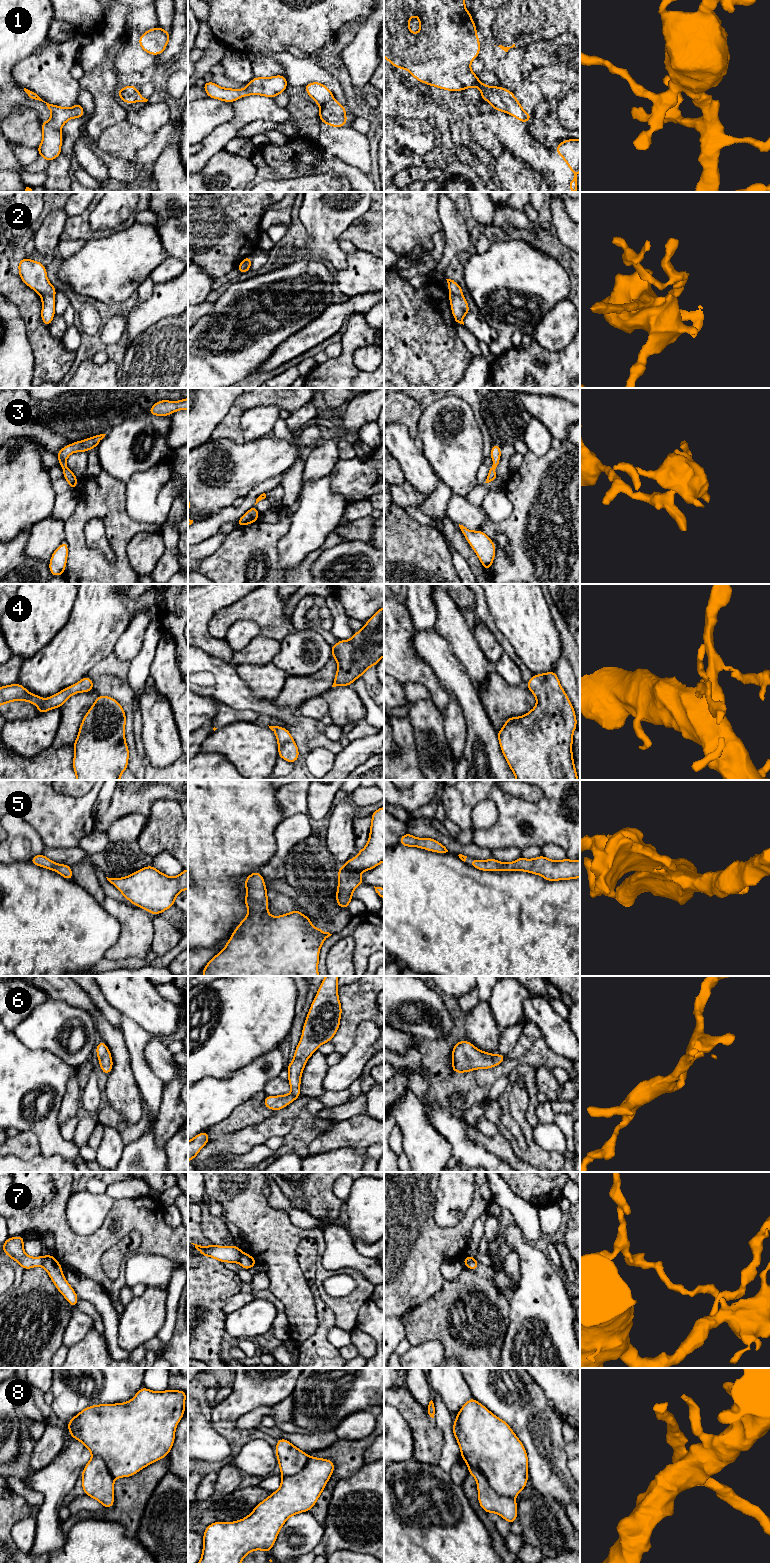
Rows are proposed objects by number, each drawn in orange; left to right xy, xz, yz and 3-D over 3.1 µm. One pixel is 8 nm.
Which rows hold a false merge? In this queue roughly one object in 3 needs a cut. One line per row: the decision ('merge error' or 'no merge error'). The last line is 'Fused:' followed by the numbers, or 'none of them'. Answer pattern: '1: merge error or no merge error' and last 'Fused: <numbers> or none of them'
1: no merge error
2: merge error
3: no merge error
4: no merge error
5: no merge error
6: no merge error
7: merge error
8: merge error
Fused: 2, 7, 8

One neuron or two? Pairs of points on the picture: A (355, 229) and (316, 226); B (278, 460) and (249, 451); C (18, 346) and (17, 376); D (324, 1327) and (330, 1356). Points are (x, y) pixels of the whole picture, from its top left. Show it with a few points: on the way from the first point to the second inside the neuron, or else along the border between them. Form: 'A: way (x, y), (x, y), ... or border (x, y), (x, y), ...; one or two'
A: border (365, 213), (356, 218), (340, 234), (338, 240); two
B: way (271, 458), (256, 458); one
C: way (17, 353), (17, 369); one
D: way (323, 1334), (323, 1349); one

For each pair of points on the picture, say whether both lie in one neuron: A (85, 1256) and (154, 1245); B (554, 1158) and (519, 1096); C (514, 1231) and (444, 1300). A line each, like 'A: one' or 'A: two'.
A: one
B: one
C: two

